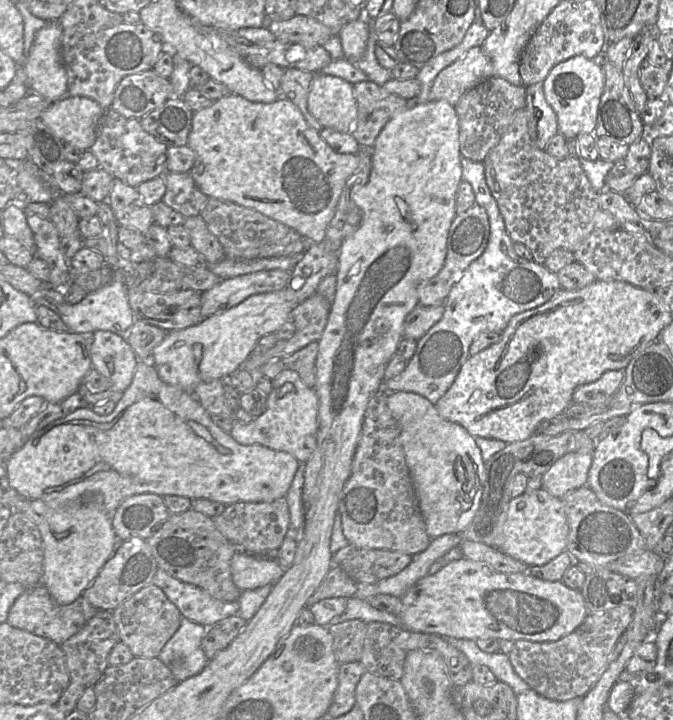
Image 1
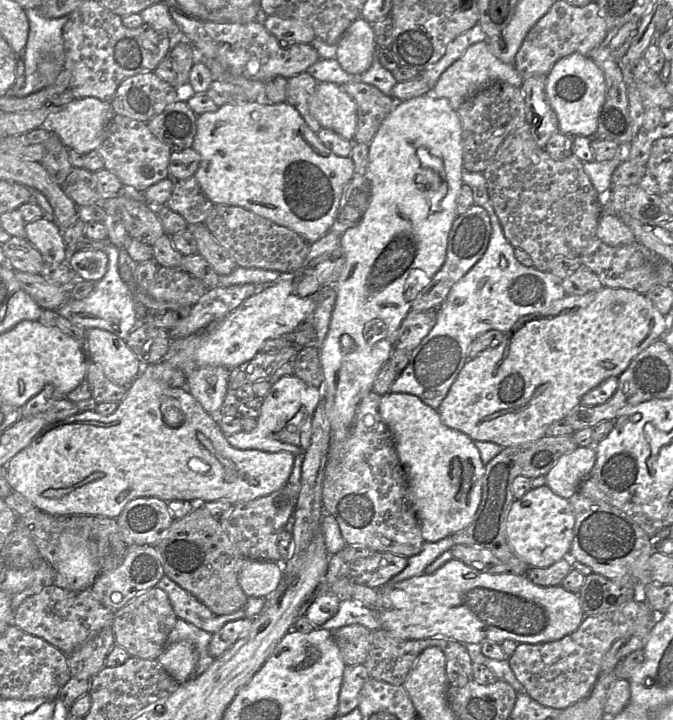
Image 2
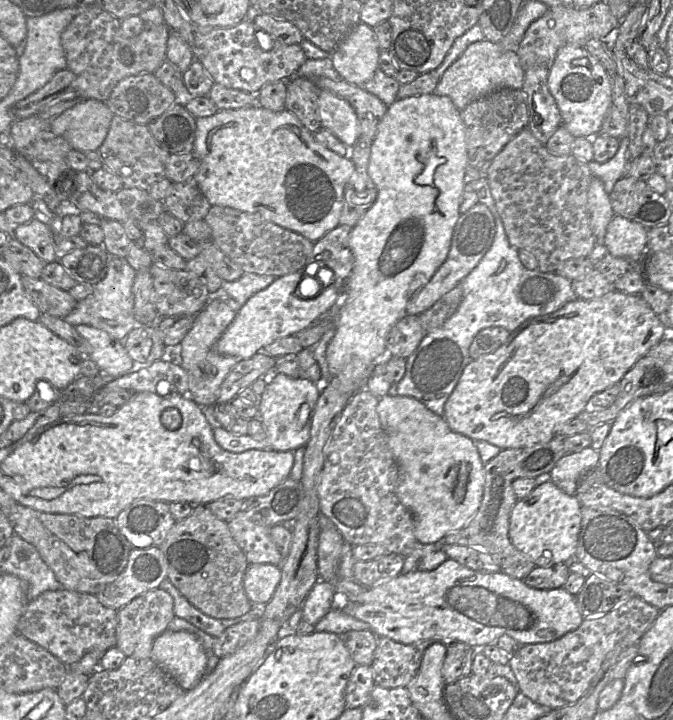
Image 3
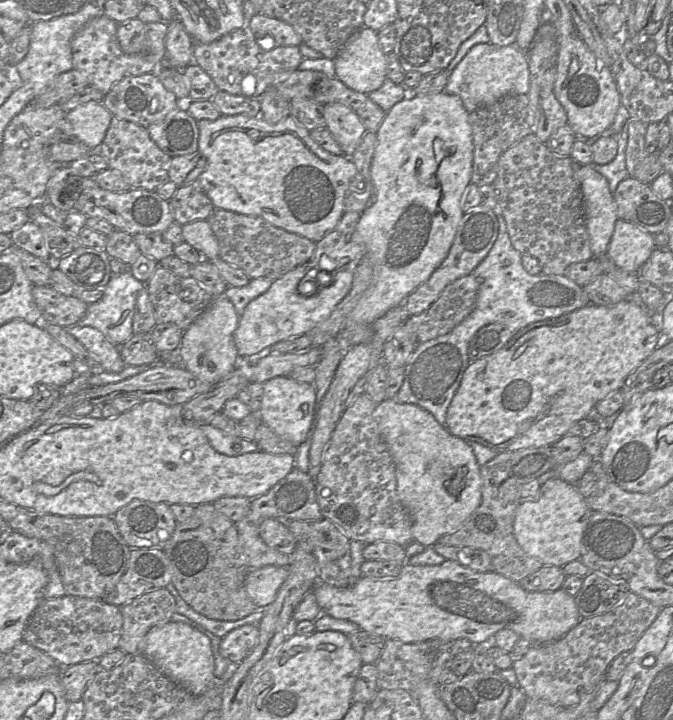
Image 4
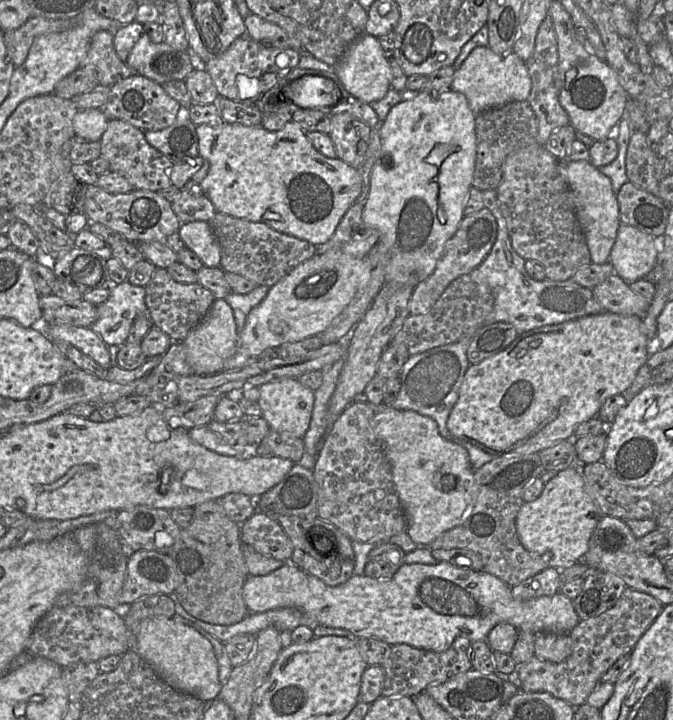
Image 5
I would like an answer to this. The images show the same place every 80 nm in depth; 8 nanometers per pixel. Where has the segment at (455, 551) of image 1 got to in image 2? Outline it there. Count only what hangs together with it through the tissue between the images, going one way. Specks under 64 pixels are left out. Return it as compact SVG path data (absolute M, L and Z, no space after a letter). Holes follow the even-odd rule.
M451 536L437 542L424 542L421 551L408 557L406 567L387 584L394 584L414 576L433 573L447 561L453 559L450 549L454 545Z

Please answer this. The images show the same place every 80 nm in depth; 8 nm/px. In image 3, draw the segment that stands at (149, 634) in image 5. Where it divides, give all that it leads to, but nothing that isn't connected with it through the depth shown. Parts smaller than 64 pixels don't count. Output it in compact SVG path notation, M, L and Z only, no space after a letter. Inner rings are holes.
M166 630L153 642L151 658L184 690L193 689L205 676L207 656L199 638L187 631Z

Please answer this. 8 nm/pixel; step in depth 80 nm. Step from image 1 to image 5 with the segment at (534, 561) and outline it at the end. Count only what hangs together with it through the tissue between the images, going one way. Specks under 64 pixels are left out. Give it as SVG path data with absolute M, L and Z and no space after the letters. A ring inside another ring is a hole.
M576 462L548 481L540 496L531 502L524 502L516 517L516 530L521 544L528 551L543 555L550 553L549 567L564 569L581 561L589 549L589 541L602 515L585 491L581 468L586 464Z

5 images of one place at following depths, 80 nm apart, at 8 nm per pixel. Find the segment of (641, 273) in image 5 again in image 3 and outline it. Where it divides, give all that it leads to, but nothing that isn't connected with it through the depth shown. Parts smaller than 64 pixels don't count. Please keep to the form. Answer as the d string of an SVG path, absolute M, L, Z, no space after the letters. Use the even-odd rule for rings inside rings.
M615 215L607 226L603 244L614 257L642 259L647 251L647 229Z

